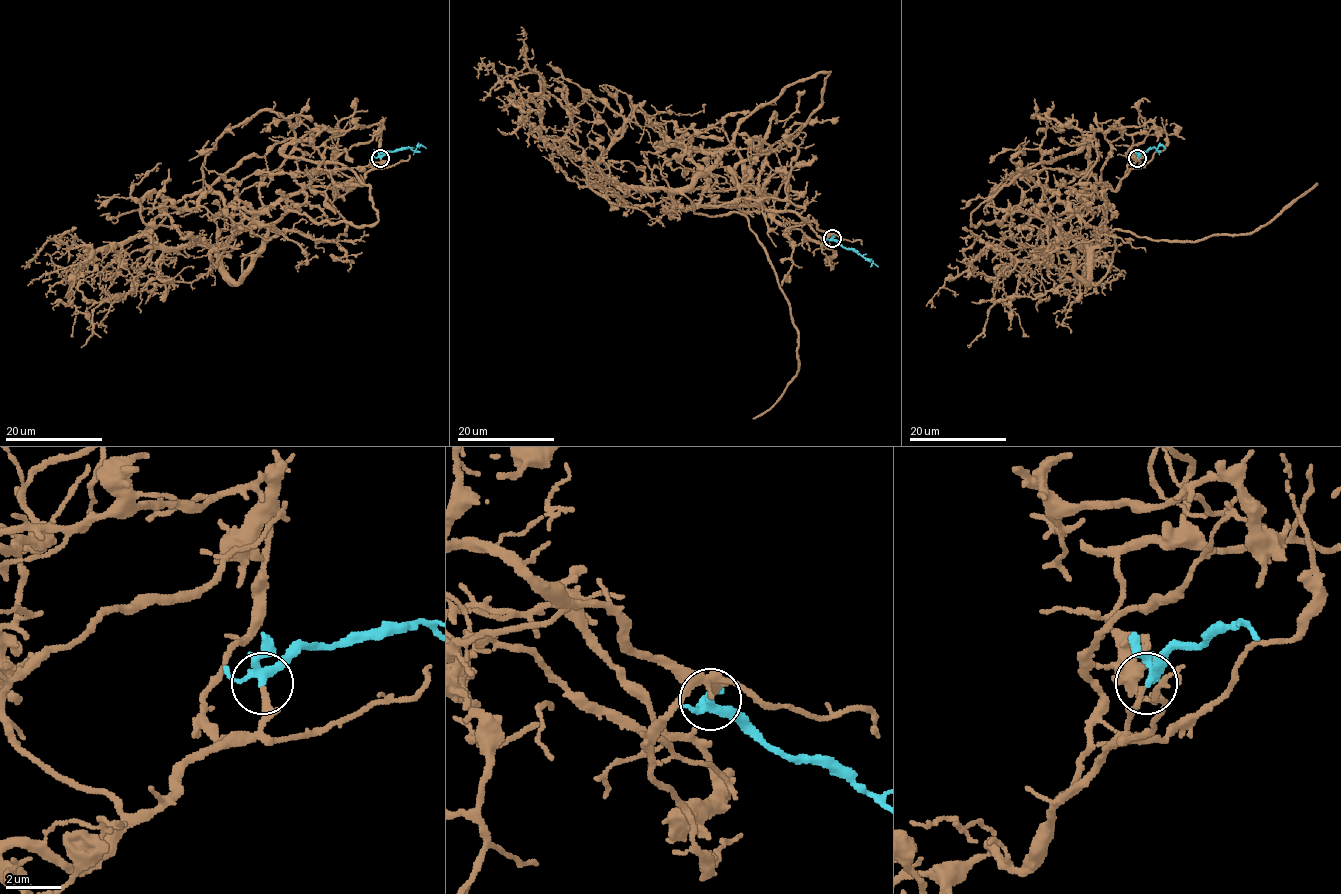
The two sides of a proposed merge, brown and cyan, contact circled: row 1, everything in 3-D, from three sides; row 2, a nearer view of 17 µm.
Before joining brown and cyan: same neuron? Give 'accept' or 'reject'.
accept

